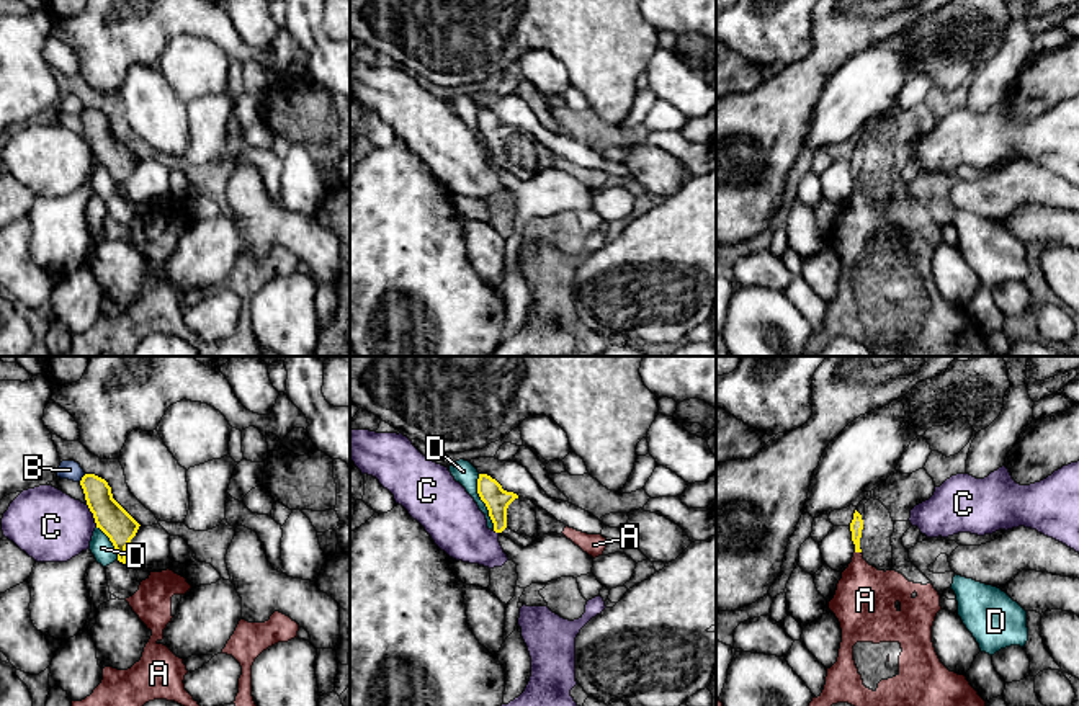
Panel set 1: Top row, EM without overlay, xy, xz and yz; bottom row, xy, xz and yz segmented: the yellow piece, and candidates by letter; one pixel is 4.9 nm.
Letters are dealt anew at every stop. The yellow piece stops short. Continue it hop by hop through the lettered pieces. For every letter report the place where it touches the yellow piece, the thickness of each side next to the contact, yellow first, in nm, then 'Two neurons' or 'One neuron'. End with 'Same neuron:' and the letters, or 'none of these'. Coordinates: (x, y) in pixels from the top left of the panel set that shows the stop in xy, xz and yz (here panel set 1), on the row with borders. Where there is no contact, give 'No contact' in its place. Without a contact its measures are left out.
A: Touches yellow at yz (859, 551). Thickness 60 nm (yellow) against 300 nm. One neuron
B: Touches yellow at xy (82, 478). Thickness 160 nm (yellow) against 100 nm. Two neurons
C: Touches yellow at xy (94, 515). Thickness 160 nm (yellow) against 360 nm. Two neurons
D: Touches yellow at xz (483, 500). Thickness 120 nm (yellow) against 110 nm. Two neurons
Same neuron: A

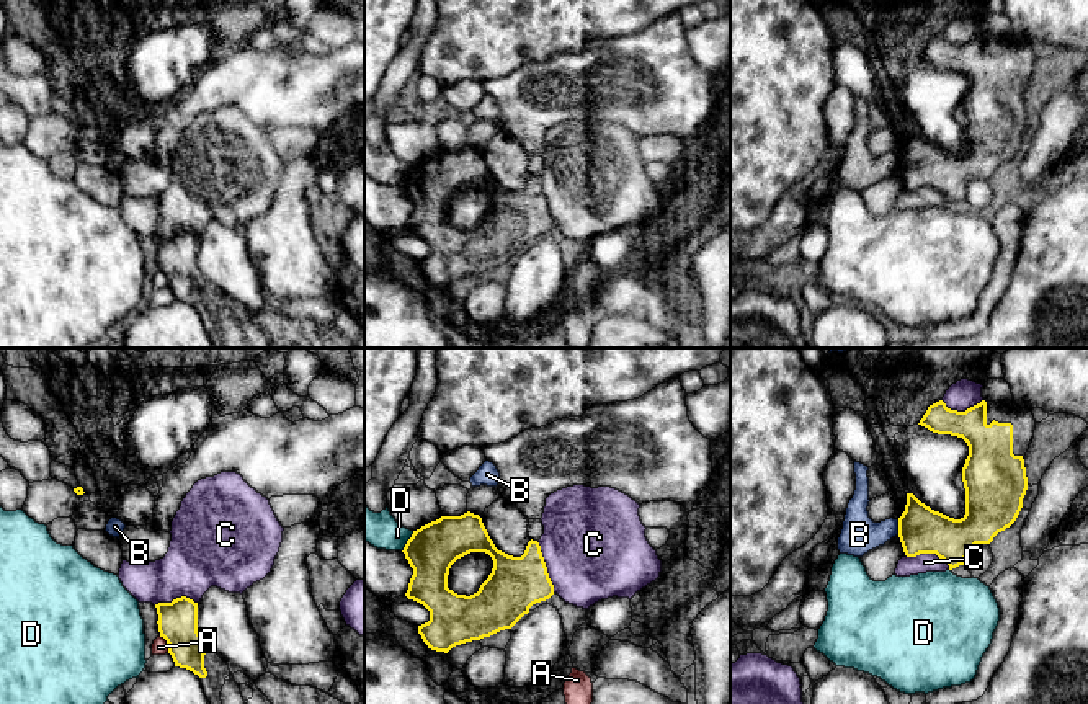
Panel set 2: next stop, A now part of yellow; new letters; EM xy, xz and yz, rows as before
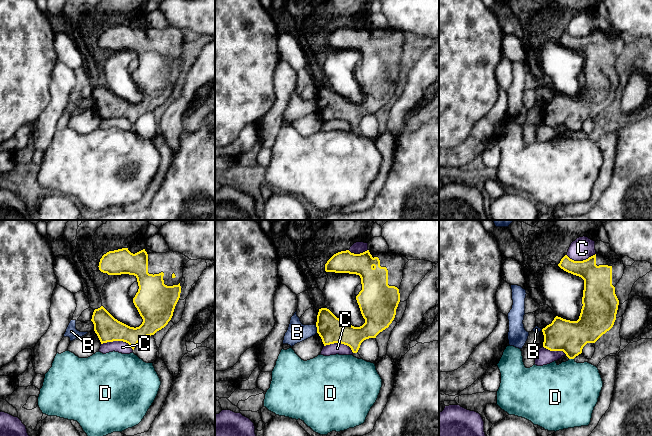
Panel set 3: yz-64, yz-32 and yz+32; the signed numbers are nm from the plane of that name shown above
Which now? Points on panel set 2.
A: Touches yellow at xy (167, 642). Thickness 190 nm (yellow) against 80 nm. Two neurons
B: Touches yellow at yz (899, 528). Thickness 220 nm (yellow) against 190 nm. Two neurons
C: Touches yellow at xz (546, 567). Thickness 260 nm (yellow) against 500 nm. Two neurons
D: Touches yellow at xz (407, 541). Thickness 240 nm (yellow) against 170 nm. Two neurons
Same neuron: none of these

